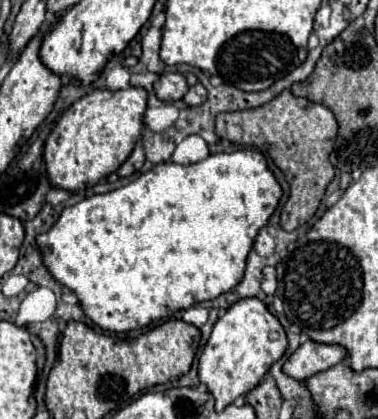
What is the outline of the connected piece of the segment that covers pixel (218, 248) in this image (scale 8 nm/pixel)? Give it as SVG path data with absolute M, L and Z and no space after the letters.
M241 149L241 151L233 151L233 153L217 153L217 155L209 155L207 159L199 161L199 163L193 163L193 165L177 165L177 163L169 161L169 163L159 163L159 165L151 167L147 173L139 175L135 181L123 185L121 189L115 189L115 191L103 193L103 195L93 195L93 197L79 201L73 207L65 207L61 217L57 219L57 223L47 233L37 235L37 247L41 251L41 259L43 259L43 265L47 267L47 271L61 285L69 287L77 295L81 309L93 323L97 323L101 329L107 329L107 331L125 333L125 331L141 329L155 321L167 319L175 311L187 309L193 303L209 301L209 299L219 297L221 293L231 291L243 277L245 259L247 259L247 253L251 251L255 235L259 233L261 227L267 225L279 199L281 199L281 187L275 181L269 167L265 165L265 157L259 151Z

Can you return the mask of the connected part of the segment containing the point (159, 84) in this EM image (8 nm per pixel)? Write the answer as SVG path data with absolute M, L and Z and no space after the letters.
M163 73L159 81L155 81L155 93L161 101L177 101L187 93L187 81L181 73Z

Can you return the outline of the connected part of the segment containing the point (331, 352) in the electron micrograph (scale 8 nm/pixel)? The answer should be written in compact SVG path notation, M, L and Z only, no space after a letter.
M305 341L299 345L299 349L283 363L283 373L287 373L293 379L307 379L309 375L315 375L319 371L325 371L339 361L347 357L345 349L341 345L325 345L317 341Z

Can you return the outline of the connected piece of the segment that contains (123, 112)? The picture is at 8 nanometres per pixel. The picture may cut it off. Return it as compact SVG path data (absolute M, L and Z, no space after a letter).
M95 89L77 99L57 121L45 141L43 159L53 185L67 191L77 191L95 185L99 179L117 171L131 155L143 129L143 113L147 109L147 91L131 89Z

